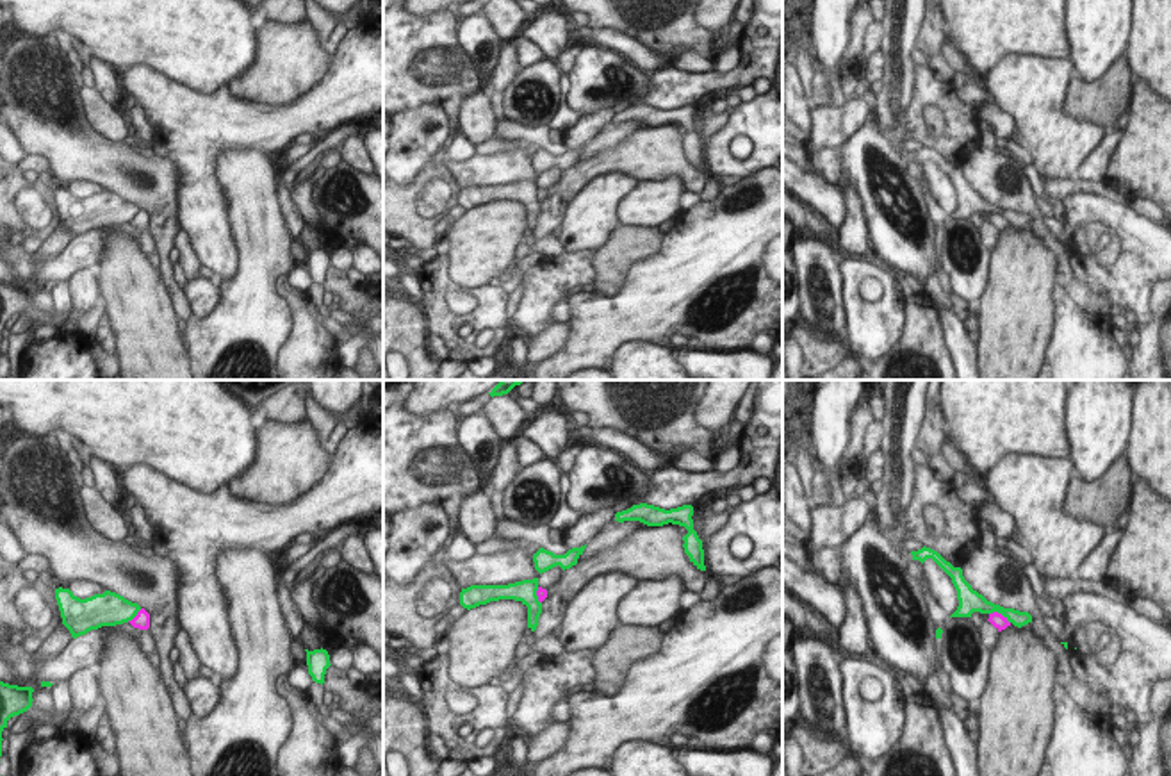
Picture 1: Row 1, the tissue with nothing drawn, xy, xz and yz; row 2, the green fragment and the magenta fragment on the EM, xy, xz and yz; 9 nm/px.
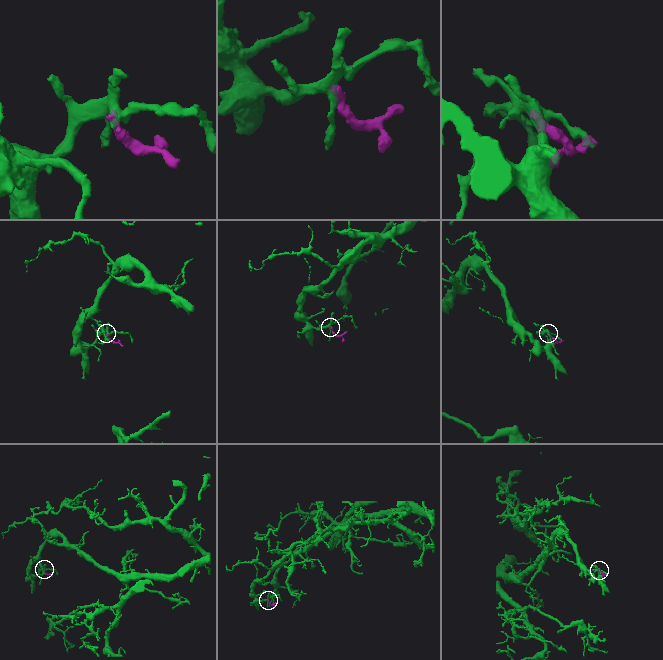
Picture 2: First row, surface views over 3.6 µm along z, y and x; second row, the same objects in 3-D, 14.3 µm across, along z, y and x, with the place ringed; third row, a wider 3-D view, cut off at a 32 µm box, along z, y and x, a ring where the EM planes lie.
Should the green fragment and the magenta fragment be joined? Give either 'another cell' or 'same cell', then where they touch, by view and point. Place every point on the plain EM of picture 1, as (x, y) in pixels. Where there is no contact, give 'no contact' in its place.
another cell; contact yz (1000, 213)

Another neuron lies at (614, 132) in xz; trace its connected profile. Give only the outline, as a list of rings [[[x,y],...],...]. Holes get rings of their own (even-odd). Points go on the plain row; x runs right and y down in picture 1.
[[[611,121],[604,127],[604,130],[594,137],[592,141],[586,143],[585,152],[579,155],[577,162],[588,161],[594,155],[599,155],[602,150],[613,148],[620,143],[624,143],[626,137],[629,137],[633,132],[638,128],[643,128],[647,125],[640,121]]]

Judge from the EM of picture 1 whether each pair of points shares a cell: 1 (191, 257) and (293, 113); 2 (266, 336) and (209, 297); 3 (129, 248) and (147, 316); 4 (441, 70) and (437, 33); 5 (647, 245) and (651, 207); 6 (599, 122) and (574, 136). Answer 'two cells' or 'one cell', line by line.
1: two cells
2: two cells
3: one cell
4: one cell
5: two cells
6: one cell

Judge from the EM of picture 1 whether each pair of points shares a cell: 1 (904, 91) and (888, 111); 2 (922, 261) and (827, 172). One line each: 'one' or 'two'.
1: one
2: two

